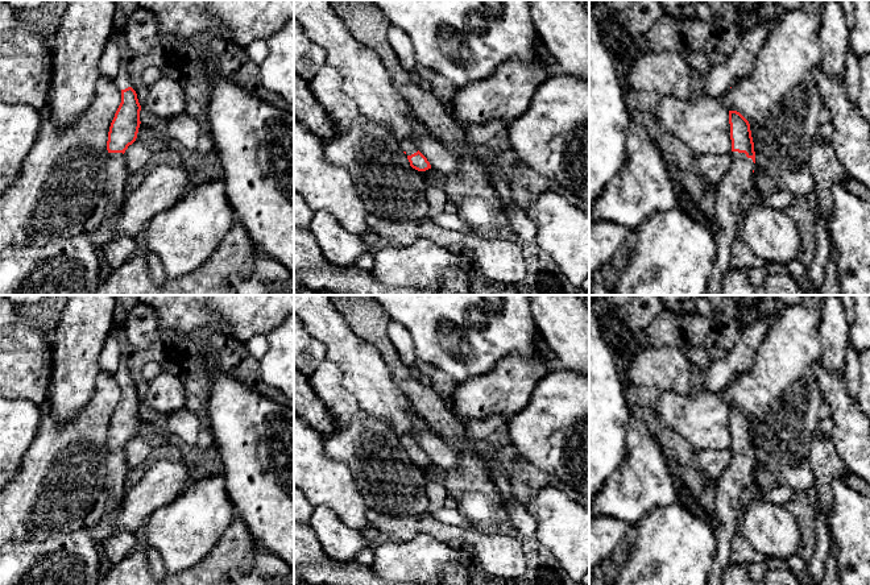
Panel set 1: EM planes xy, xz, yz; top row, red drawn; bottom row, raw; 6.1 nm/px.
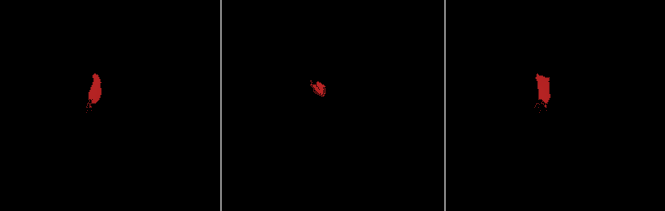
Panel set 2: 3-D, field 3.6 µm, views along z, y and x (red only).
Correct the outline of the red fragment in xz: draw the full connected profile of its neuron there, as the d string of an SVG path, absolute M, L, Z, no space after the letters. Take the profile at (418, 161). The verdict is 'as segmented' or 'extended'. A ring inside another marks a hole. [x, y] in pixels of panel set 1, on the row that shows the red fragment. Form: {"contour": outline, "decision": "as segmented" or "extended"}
{"contour": "M405 140L399 142L399 148L407 155L410 166L418 171L426 171L431 169L427 158L417 149L417 146L410 140Z", "decision": "extended"}

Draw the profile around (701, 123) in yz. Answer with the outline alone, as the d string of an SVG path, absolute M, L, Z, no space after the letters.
M660 96L654 115L664 132L680 138L695 155L725 155L732 152L729 111L718 98L695 96L689 100L680 100L672 96Z

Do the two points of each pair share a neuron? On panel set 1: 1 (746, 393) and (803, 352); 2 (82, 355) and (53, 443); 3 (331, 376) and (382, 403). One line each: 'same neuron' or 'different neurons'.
1: same neuron
2: different neurons
3: different neurons

